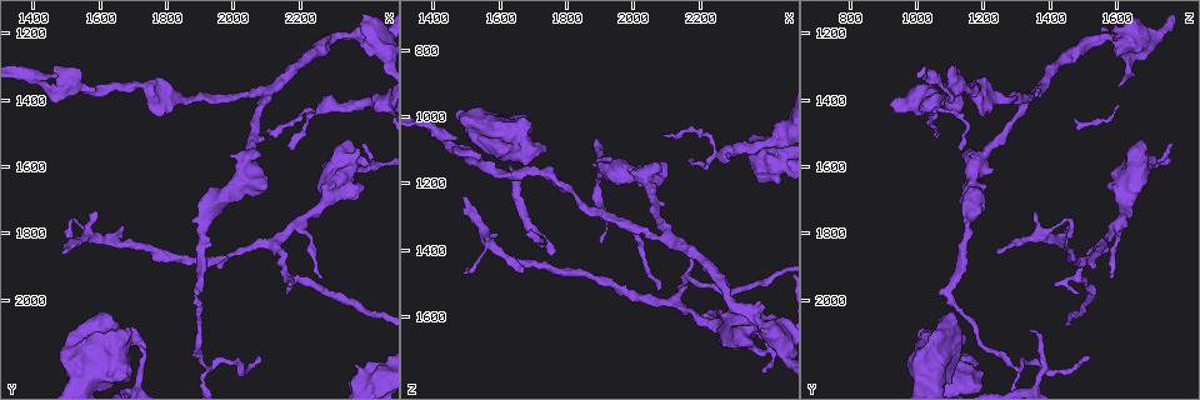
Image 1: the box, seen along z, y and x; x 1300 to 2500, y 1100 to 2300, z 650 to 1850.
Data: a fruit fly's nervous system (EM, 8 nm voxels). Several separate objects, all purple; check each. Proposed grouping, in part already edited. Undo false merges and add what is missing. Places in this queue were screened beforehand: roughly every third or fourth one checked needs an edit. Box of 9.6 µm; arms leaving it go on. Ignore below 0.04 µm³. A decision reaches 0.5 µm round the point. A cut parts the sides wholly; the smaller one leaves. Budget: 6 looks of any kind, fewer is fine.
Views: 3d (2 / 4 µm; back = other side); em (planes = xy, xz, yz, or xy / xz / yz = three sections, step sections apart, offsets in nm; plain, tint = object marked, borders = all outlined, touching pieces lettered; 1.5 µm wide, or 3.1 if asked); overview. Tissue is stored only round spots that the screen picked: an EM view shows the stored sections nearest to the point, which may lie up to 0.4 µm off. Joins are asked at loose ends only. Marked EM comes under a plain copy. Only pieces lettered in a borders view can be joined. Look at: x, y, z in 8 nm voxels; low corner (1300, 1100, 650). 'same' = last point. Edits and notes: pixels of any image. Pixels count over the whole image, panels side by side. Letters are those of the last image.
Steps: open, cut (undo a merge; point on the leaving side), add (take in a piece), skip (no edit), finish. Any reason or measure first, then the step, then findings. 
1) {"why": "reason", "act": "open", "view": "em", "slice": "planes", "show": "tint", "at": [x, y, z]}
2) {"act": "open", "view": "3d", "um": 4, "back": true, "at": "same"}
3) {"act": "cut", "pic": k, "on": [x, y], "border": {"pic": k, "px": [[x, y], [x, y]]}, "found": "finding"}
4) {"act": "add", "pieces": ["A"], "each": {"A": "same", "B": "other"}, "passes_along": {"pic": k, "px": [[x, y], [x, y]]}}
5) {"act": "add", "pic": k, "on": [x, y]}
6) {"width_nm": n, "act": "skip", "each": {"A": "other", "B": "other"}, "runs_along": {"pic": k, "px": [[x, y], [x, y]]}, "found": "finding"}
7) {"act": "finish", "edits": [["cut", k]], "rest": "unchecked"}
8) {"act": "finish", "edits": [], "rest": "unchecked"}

{"why": "branch stops here", "act": "open", "view": "3d", "um": 2, "at": [1490, 1850, 1240]}

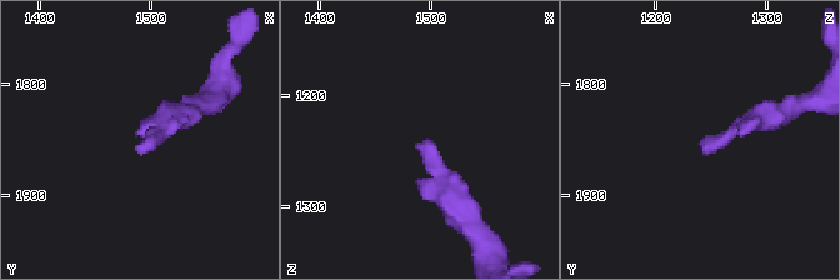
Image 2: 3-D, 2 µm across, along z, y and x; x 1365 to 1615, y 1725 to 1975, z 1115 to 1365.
{"act": "open", "view": "em", "um": 3.1, "slice": "planes", "show": "borders", "at": [1490, 1858, 1242]}

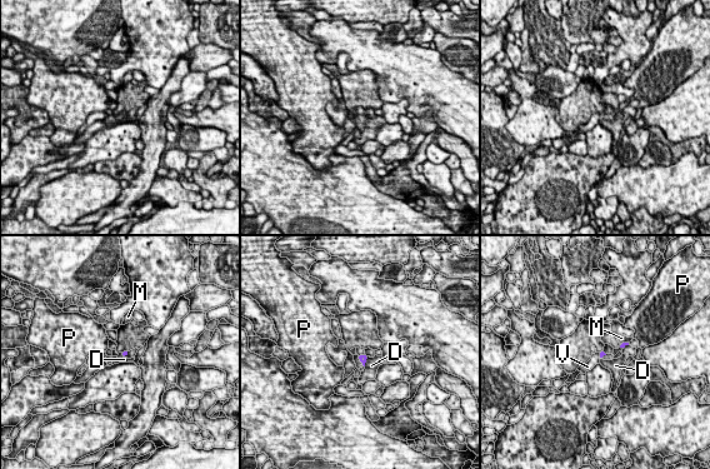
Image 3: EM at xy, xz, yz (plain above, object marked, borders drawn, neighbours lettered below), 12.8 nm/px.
{"act": "add", "pieces": ["V"], "each": {"D": "other", "M": "other", "P": "other", "V": "same"}, "passes_along": {"pic": 3, "px": [[363, 358], [360, 355], [360, 350]]}, "found": "the neuron continues"}

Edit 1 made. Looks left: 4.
{"why": "thick turns thin", "act": "open", "view": "3d", "um": 4, "back": true, "at": [2420, 2220, 1150]}

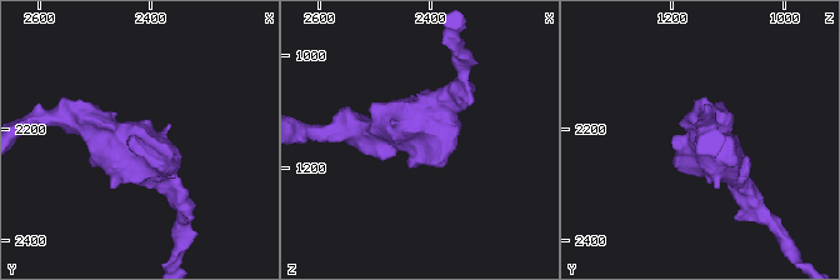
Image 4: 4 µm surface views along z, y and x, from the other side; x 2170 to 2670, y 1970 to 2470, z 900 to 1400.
{"act": "open", "view": "em", "slice": "planes", "show": "tint", "at": [2425, 2225, 1145]}

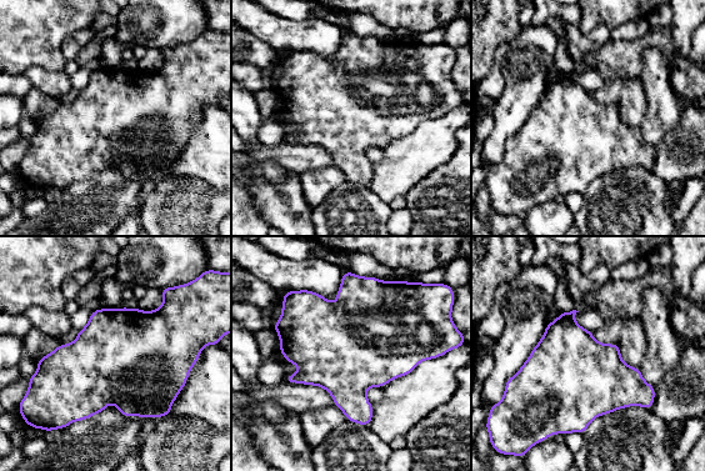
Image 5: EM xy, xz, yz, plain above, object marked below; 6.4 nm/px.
{"act": "open", "view": "em", "slice": "planes", "show": "borders", "at": "same"}

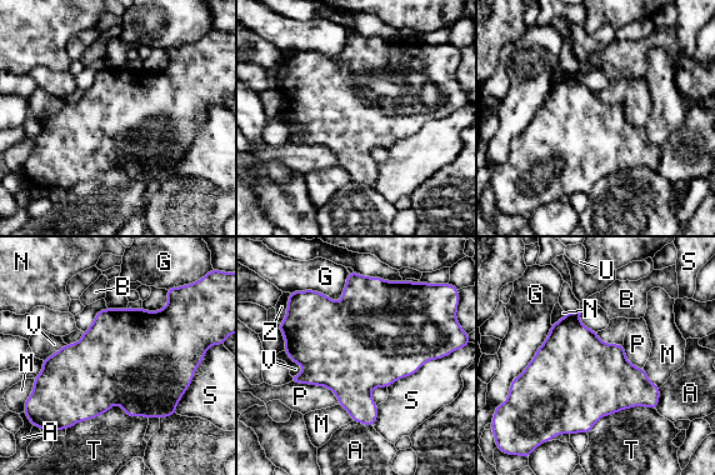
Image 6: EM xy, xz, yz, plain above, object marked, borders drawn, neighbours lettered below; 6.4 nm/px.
{"act": "skip", "each": {"A": "other", "B": "other", "G": "other", "M": "other", "N": "other", "P": "other", "S": "other", "T": "other", "U": "other", "V": "other", "Z": "other"}, "border": {"pic": 6, "px": [[148, 418], [115, 403], [68, 429]]}, "found": "all the same neuron"}

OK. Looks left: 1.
{"act": "finish", "edits": [["add", 3]], "rest": "unchecked"}

